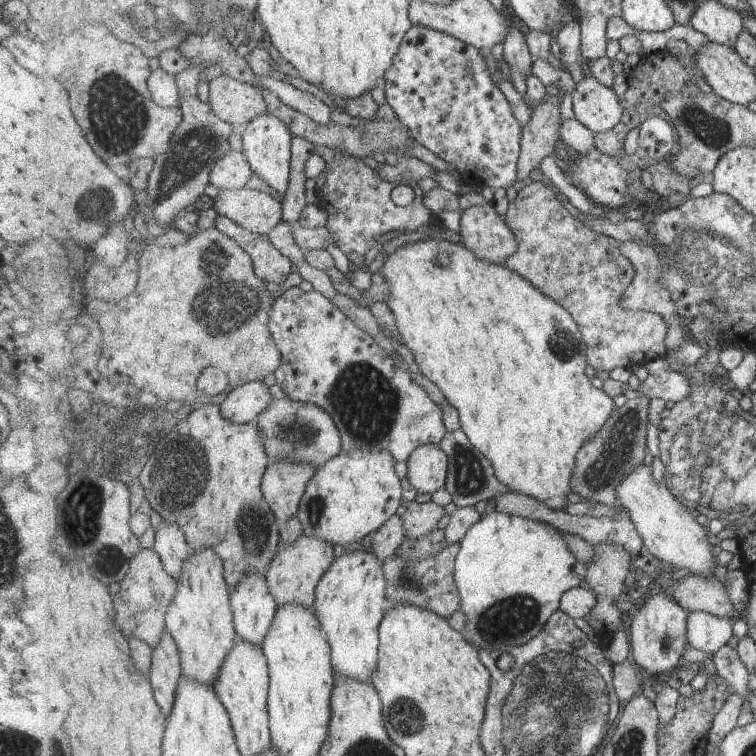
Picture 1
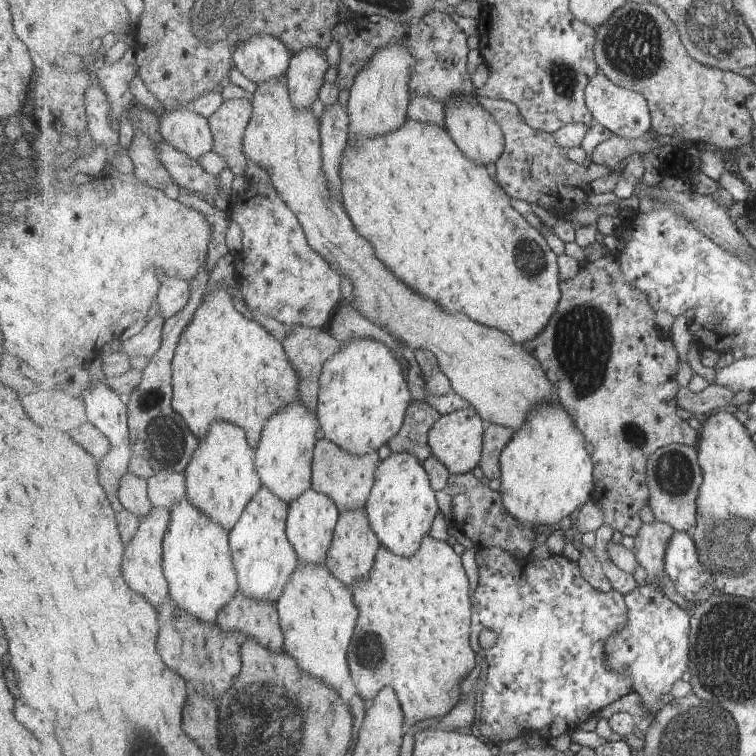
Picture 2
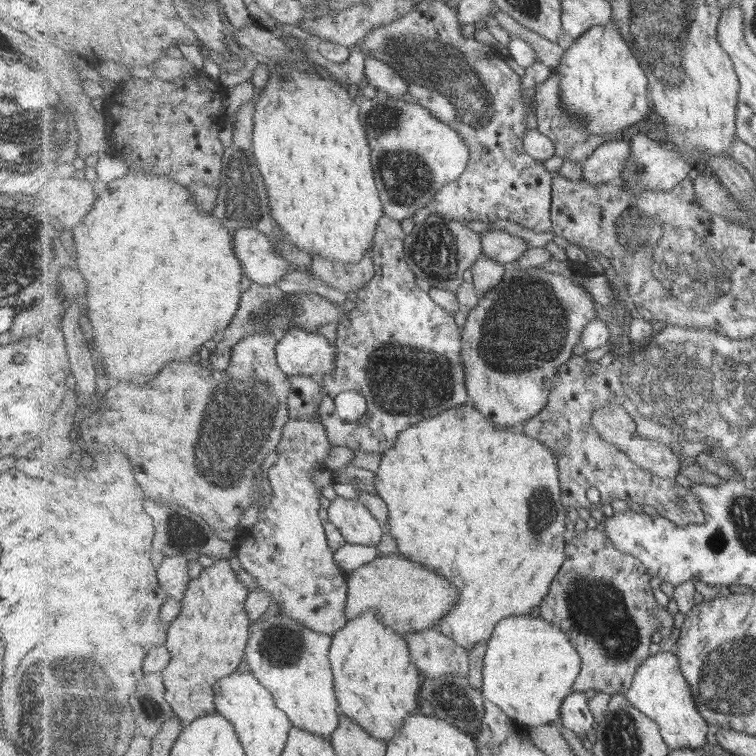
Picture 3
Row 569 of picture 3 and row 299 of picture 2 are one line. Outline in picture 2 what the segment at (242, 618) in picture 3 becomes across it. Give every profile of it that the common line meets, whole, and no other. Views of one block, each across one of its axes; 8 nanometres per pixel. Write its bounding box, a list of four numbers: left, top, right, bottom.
[172,290,302,449]

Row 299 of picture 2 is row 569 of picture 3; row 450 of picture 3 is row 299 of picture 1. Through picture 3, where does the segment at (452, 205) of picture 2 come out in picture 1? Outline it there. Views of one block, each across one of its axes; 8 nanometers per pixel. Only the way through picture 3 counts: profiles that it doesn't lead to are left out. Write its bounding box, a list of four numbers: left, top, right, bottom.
[379,238,615,509]

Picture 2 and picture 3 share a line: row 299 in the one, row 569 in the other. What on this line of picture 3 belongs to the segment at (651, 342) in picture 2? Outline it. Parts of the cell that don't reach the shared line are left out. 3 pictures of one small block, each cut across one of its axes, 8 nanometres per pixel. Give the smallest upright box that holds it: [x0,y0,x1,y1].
[551,530,673,694]

